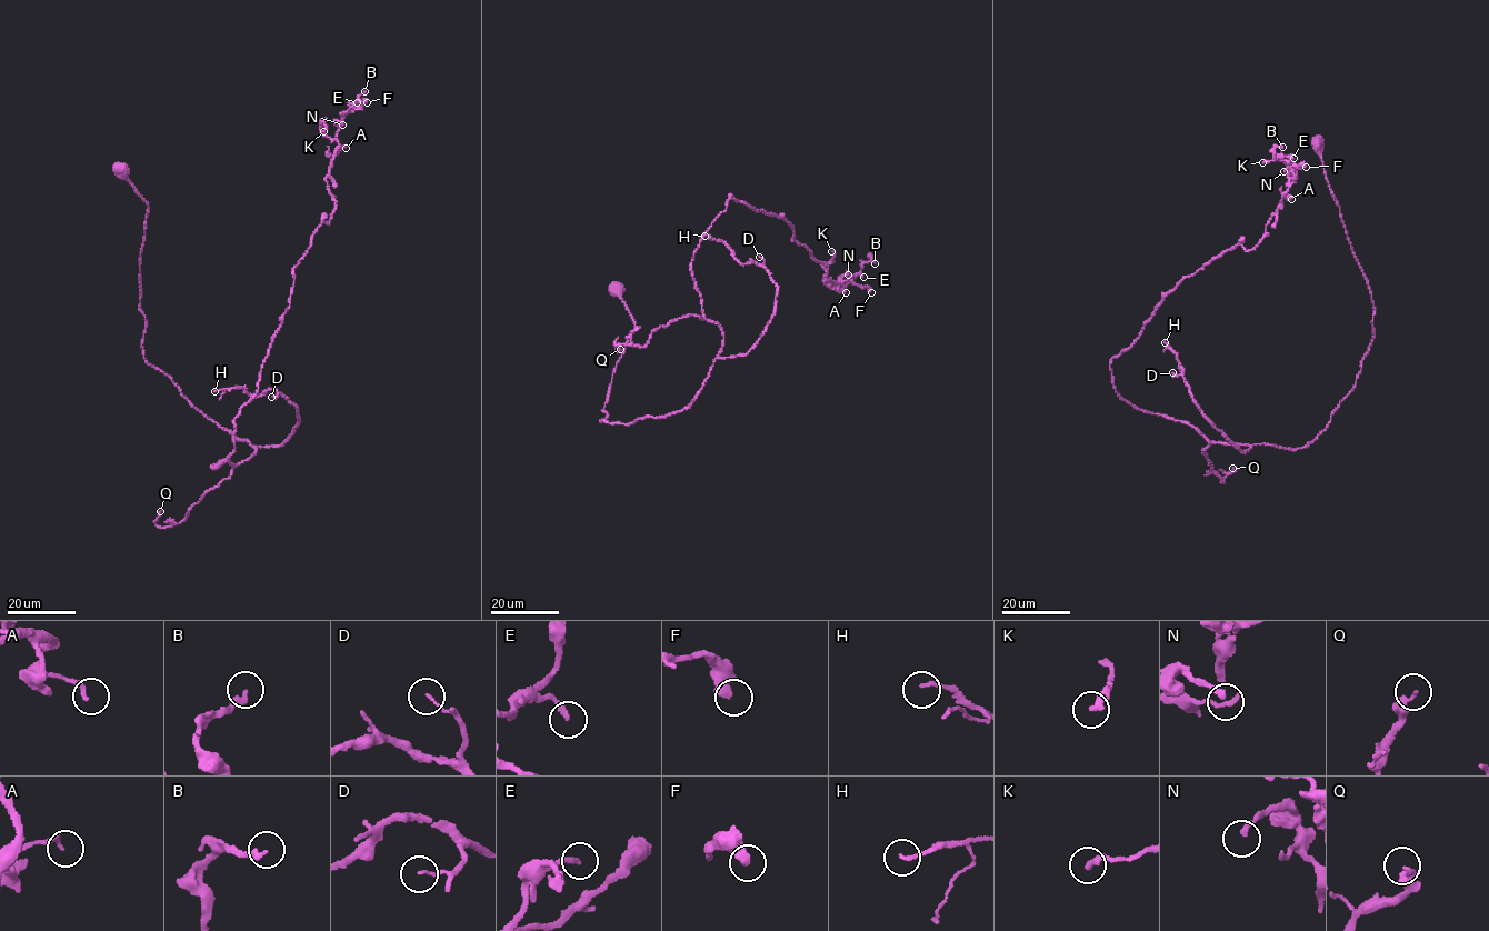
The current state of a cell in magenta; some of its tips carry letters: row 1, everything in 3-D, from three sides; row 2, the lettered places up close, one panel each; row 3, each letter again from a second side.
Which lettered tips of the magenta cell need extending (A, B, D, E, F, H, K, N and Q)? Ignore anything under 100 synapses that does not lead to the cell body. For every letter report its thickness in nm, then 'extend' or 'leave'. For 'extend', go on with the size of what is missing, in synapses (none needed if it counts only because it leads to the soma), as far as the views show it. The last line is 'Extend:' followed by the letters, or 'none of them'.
A: 180 nm | leave
B: 240 nm | leave
D: 100 nm | leave
E: 220 nm | leave
F: 480 nm | leave
H: 120 nm | leave
K: 280 nm | leave
N: 220 nm | leave
Q: 150 nm | leave
Extend: none of them

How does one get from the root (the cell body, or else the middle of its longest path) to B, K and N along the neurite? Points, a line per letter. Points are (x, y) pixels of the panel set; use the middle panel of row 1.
B: (616, 289), (627, 426), (720, 350), (691, 264), (730, 194), (828, 283), (875, 263)
K: (616, 289), (627, 426), (720, 350), (691, 264), (730, 194), (839, 286), (831, 251)
N: (616, 289), (635, 324), (600, 422), (627, 426), (689, 407), (720, 350), (691, 264), (730, 194), (848, 274)

